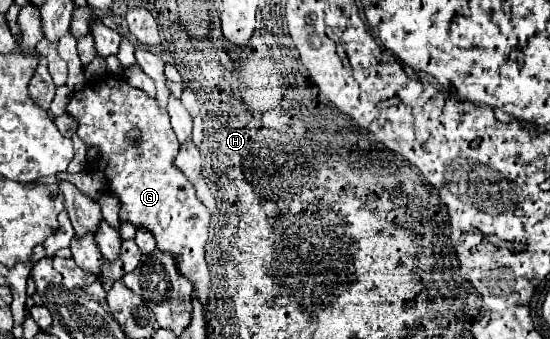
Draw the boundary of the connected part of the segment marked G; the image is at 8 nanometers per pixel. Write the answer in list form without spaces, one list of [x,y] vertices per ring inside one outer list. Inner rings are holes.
[[[105,74],[99,82],[91,82],[71,94],[67,114],[79,122],[77,136],[87,148],[99,148],[91,166],[107,180],[107,192],[119,198],[121,222],[131,222],[135,228],[155,236],[157,248],[175,258],[177,270],[193,284],[203,314],[207,314],[211,292],[211,272],[205,262],[209,210],[197,200],[193,186],[175,166],[179,142],[167,110],[159,108],[155,98],[149,98],[143,90],[133,88],[123,76]],[[131,130],[139,132],[137,142],[129,140]]]

